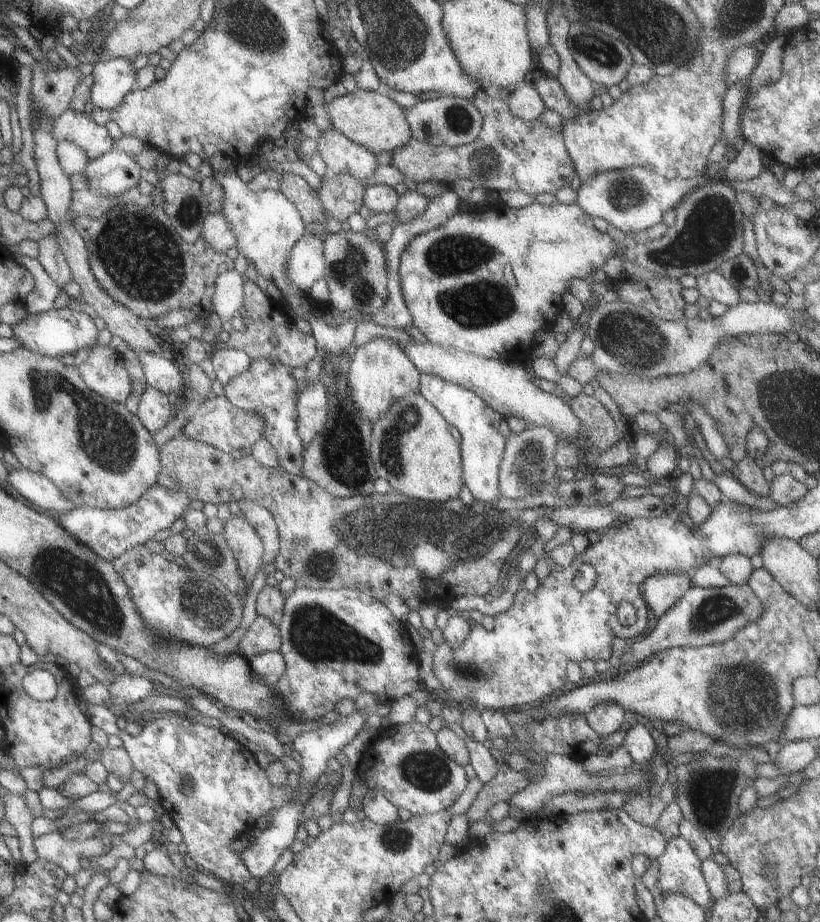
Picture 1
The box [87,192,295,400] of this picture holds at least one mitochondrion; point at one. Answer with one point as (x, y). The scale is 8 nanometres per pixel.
(140, 257)

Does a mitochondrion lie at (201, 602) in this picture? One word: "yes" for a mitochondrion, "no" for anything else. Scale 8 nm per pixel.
yes

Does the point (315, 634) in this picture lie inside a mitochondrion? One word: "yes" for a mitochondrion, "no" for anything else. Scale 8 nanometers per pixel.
yes

